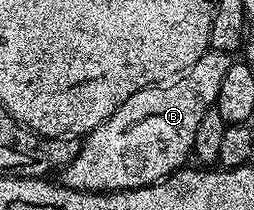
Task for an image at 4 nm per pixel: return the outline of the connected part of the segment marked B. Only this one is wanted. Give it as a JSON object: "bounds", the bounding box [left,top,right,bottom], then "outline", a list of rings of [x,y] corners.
{"bounds":[61,49,232,194],"outline":[[[208,49],[197,64],[178,78],[133,92],[121,108],[112,112],[109,120],[82,139],[79,154],[61,171],[62,185],[86,194],[108,194],[145,188],[184,169],[188,165],[187,158],[192,157],[197,124],[201,124],[201,116],[214,107],[221,79],[229,72],[232,61],[230,53]]]}

